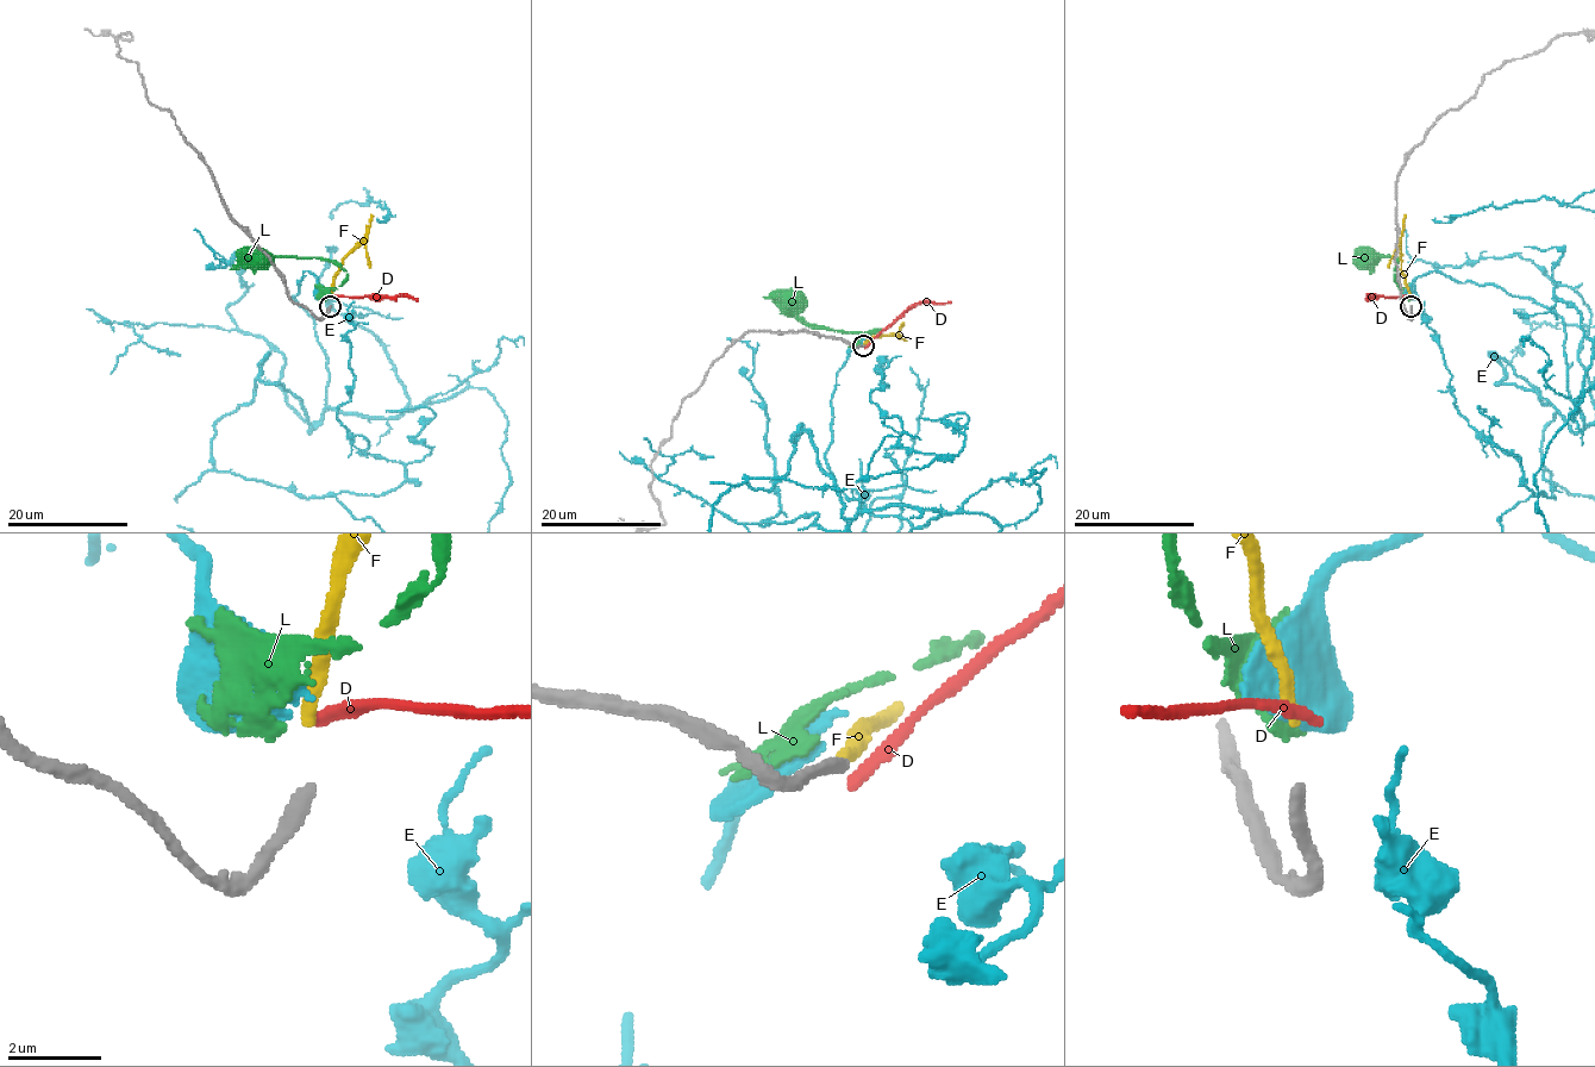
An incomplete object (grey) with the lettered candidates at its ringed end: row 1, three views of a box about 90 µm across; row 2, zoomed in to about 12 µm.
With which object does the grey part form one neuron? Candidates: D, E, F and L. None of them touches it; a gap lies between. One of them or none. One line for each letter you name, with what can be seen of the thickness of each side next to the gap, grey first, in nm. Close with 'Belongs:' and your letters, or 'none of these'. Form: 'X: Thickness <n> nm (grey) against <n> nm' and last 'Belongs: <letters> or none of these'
F: Thickness 320 nm (grey) against 280 nm
Belongs: F

